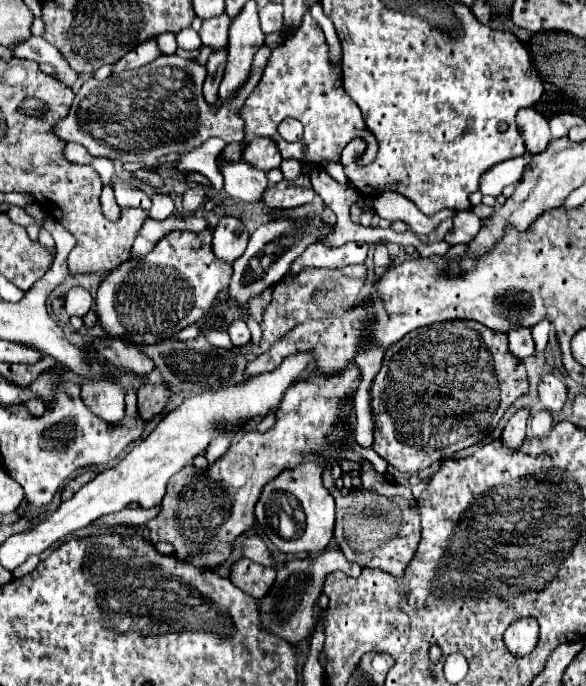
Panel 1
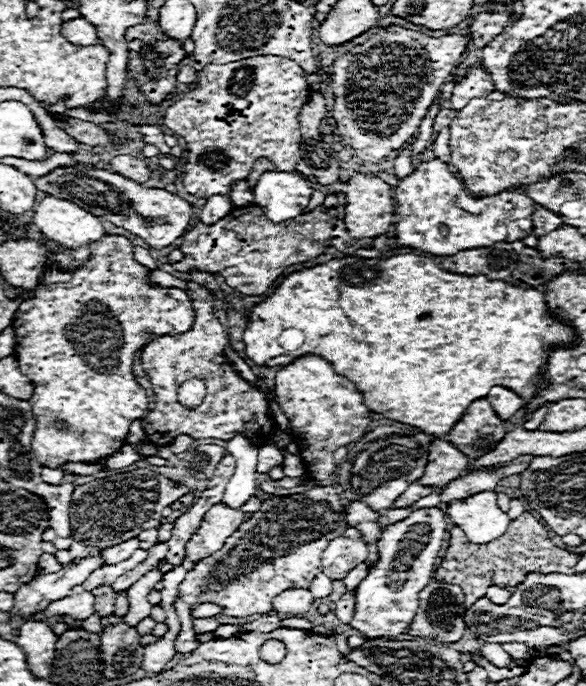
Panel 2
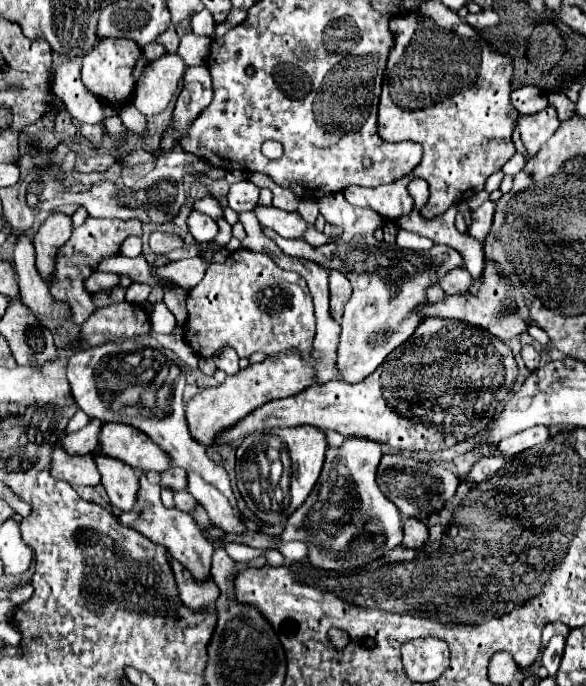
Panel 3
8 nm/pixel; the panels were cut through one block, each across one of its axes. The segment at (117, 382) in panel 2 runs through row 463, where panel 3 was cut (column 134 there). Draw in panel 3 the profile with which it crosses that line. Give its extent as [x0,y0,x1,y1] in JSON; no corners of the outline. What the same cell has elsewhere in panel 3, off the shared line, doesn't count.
[82,38,142,108]

